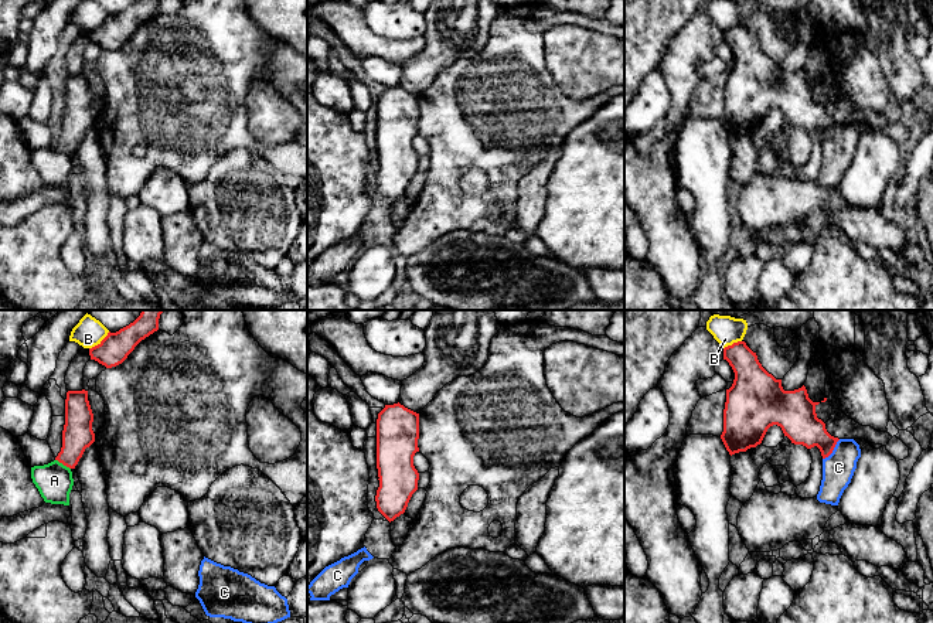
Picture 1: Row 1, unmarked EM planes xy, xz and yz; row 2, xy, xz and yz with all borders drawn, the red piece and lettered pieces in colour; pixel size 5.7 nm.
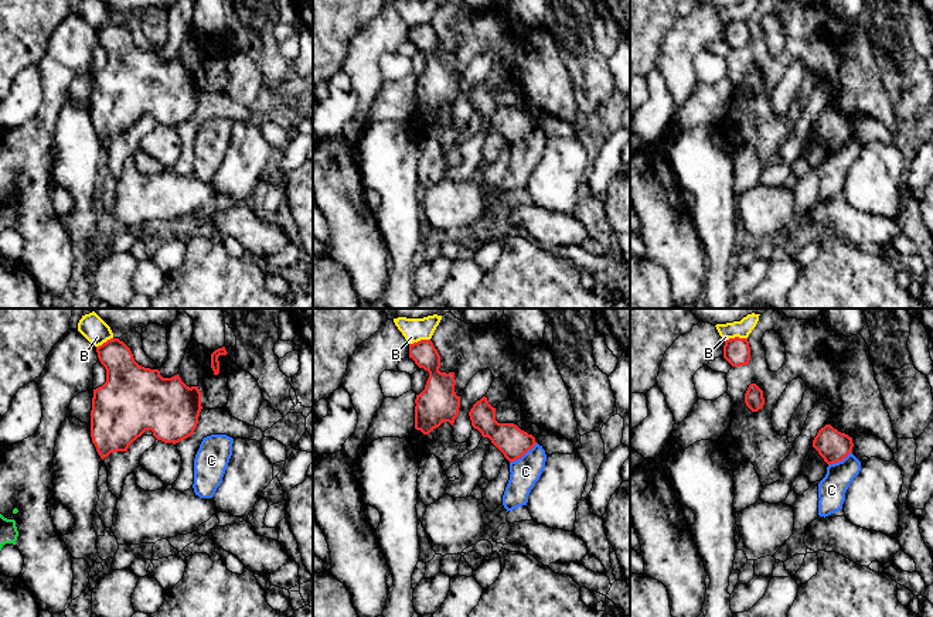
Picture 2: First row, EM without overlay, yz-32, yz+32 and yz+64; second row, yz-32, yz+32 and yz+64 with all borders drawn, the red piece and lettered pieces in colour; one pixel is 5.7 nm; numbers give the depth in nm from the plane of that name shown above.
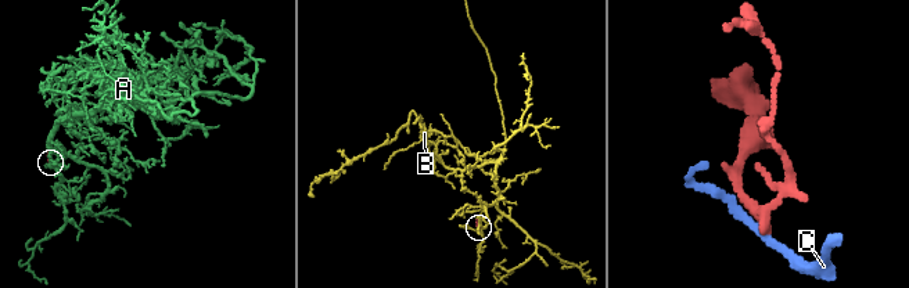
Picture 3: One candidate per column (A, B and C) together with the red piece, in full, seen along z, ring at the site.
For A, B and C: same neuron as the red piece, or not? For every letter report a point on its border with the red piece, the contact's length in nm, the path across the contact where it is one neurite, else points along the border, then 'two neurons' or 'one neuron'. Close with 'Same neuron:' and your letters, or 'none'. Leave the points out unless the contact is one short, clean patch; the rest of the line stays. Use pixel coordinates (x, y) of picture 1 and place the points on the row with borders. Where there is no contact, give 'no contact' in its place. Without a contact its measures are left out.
A: meets red in xy at (63, 463); contact 110 nm long; runs through xy (77, 435), (72, 450), (63, 463), (54, 480); one neuron
B: meets red in xy at (101, 341); contact 160 nm long; two neurons
C: meets red in yz at (833, 449); contact 160 nm long; border along yz (840, 439), (834, 449), (823, 459); two neurons
Same neuron: A

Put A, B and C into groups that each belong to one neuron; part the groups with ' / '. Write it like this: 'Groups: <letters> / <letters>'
Groups: A / B / C

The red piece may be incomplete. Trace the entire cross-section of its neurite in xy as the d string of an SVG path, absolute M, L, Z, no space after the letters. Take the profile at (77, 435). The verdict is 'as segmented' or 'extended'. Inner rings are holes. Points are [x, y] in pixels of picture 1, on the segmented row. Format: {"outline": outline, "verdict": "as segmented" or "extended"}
{"outline": "M68 391L61 452L54 462L31 467L33 483L45 503L69 505L74 486L71 470L75 469L85 449L95 442L92 422L88 391Z", "verdict": "extended"}

